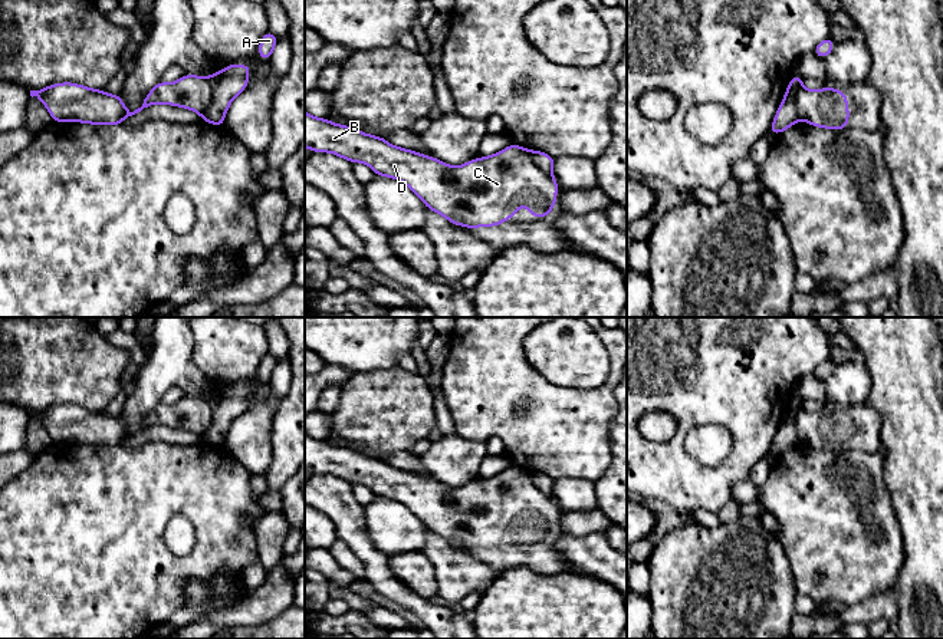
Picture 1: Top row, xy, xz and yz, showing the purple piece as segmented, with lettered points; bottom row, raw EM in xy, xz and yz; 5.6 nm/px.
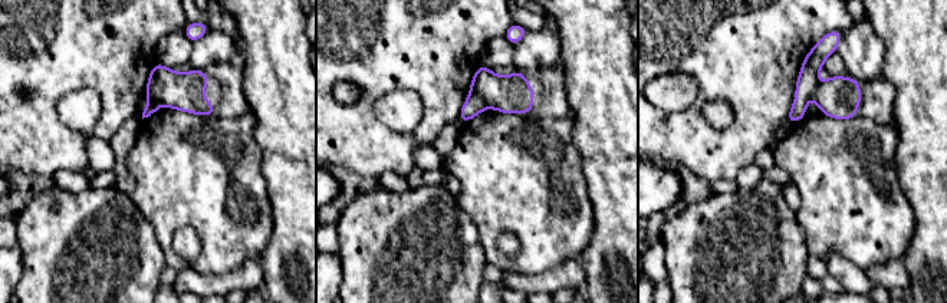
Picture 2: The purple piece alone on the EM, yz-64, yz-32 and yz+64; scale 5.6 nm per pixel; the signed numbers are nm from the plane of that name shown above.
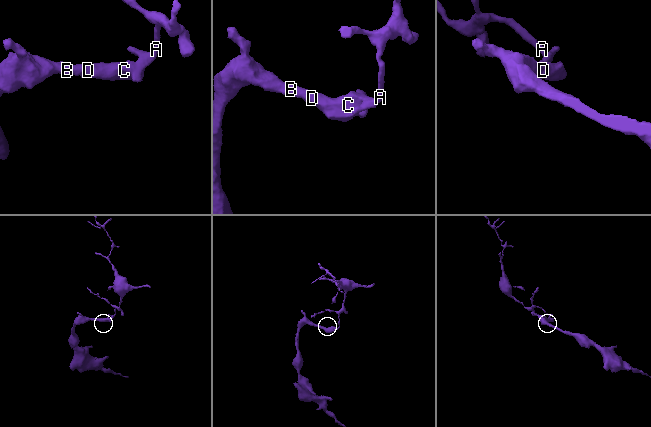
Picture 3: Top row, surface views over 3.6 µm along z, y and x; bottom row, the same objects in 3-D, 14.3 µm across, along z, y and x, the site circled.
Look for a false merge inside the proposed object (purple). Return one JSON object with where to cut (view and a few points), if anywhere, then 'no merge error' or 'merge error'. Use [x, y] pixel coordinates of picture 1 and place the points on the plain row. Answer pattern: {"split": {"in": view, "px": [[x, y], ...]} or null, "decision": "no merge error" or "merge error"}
{"split": {"in": "xy", "px": [[209, 399], [212, 421], [210, 428], [201, 437]]}, "decision": "merge error"}

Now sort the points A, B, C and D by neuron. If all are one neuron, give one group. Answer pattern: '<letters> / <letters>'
A / B C D

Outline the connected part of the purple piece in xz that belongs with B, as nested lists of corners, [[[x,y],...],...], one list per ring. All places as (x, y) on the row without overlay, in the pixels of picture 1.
[[[305,432],[305,468],[312,474],[332,474],[351,484],[362,484],[378,498],[391,498],[404,504],[426,526],[456,547],[467,550],[493,549],[512,540],[528,523],[528,534],[543,540],[556,527],[558,504],[539,491],[532,482],[532,472],[516,465],[483,480],[472,481],[460,488],[451,488],[434,478],[402,471],[346,447],[336,447],[329,441],[313,439]]]

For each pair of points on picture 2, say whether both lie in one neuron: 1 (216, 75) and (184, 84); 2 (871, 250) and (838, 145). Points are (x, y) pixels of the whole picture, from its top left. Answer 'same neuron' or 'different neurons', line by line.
1: same neuron
2: same neuron

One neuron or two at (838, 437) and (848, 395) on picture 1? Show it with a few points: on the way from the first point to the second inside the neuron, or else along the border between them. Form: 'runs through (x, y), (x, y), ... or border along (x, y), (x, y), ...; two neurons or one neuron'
border along (868, 401), (834, 411); two neurons

